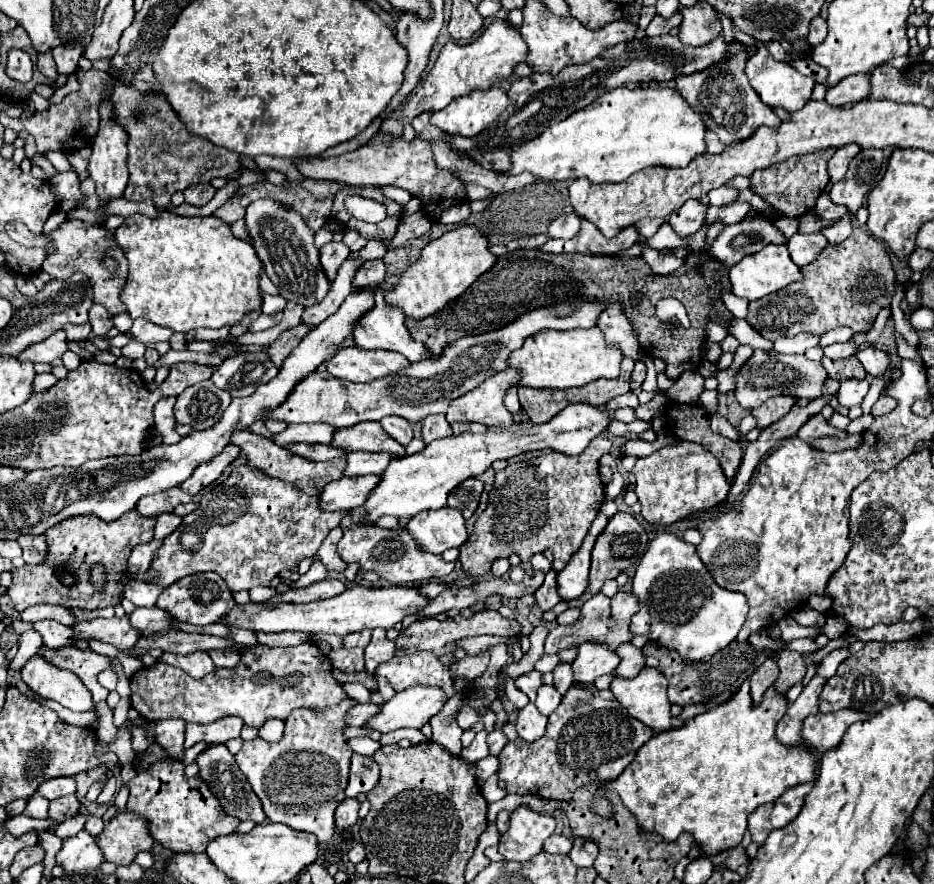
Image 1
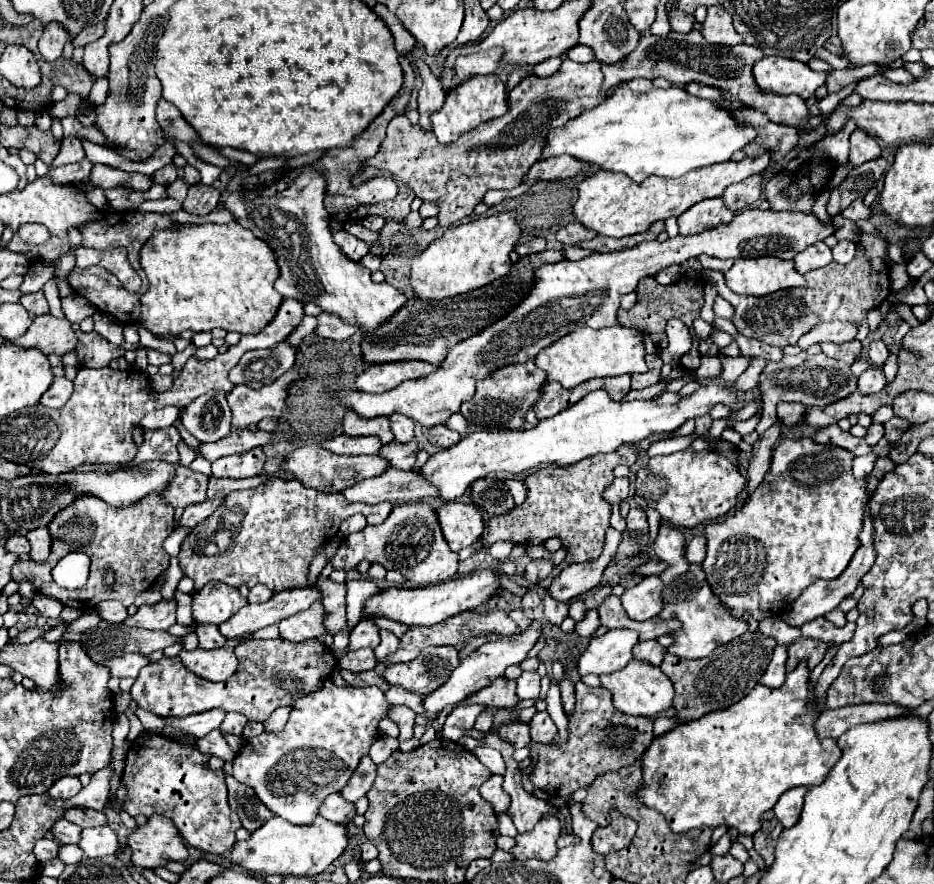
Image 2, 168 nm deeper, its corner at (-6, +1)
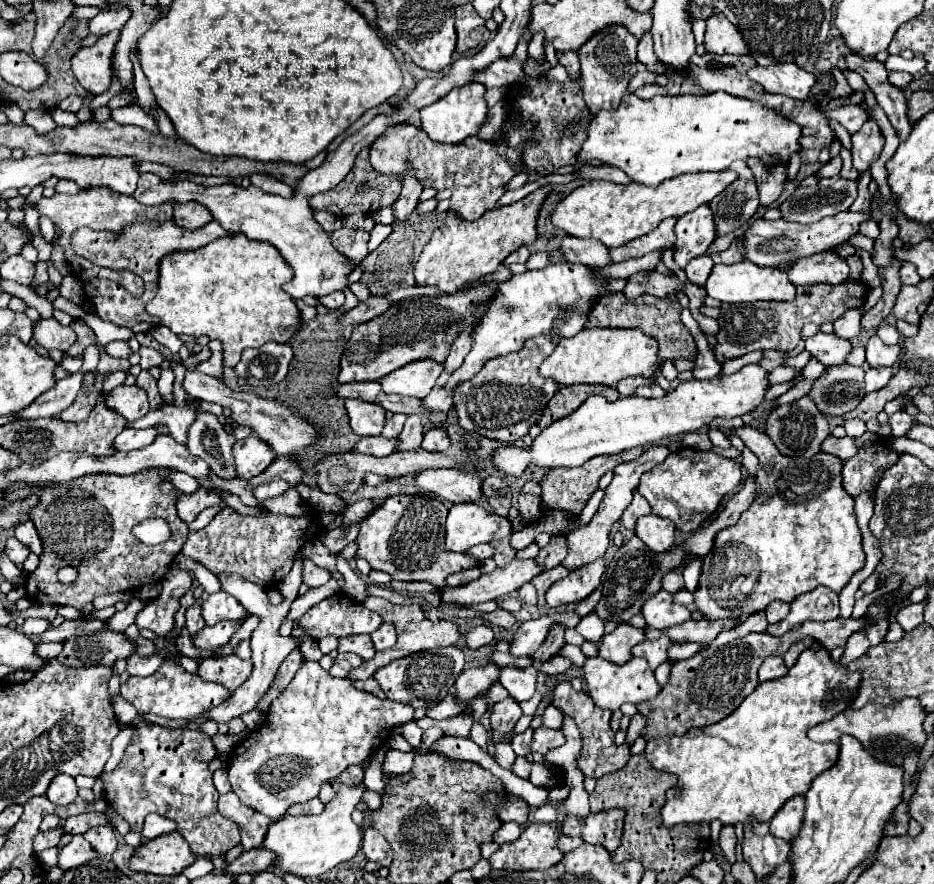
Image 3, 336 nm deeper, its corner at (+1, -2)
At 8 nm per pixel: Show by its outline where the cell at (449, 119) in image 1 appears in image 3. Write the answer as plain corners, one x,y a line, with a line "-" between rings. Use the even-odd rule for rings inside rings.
468,82
460,88
454,88
452,92
448,92
448,96
444,96
438,102
420,110
422,130
432,140
444,142
444,144
458,144
460,140
474,136
480,130
480,126
482,126
482,122
486,120
486,114
488,114
488,106
484,102
484,92
486,92
486,88
478,82

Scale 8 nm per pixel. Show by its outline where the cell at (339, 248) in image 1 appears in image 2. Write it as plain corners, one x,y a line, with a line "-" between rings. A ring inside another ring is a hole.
337,231
333,235
333,241
341,247
341,251
351,257
351,261
361,261
361,257
365,257
369,253
369,245
365,241
359,241
357,237
345,233
345,231

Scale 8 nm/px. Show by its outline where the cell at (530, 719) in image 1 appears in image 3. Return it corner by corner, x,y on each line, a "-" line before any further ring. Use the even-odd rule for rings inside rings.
540,726
534,730
534,738
532,738
532,752
538,752
538,754
546,754
558,746
564,744
564,734
560,730
550,730
546,726

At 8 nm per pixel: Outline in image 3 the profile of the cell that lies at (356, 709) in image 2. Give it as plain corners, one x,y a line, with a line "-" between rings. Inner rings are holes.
304,662
288,688
284,688
284,692
280,692
280,696
270,704
264,726
256,728
242,744
232,750
228,780
236,796
246,806
262,812
264,816
270,816
272,820
280,820
288,806
316,798
320,786
326,780
336,778
352,764
362,764
386,742
394,726
410,722
412,716
412,708
356,690
350,680
330,676
318,662

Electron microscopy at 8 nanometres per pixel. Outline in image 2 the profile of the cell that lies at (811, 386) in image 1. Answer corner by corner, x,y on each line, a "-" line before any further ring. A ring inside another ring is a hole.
801,351
799,355
785,355
781,361
767,361
763,373
759,375
759,395
763,401
763,415
755,427
755,431
761,435
765,433
775,421
775,405
779,401
799,401
803,405
831,405
847,395
851,395
857,389
857,379
851,375
851,367
843,361
835,361
821,355
807,355

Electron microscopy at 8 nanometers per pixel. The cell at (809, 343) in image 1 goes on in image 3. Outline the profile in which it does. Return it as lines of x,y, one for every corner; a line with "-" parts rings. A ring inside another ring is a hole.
850,308
842,318
834,322
834,334
846,340
852,340
860,334
860,318
864,314
864,308

